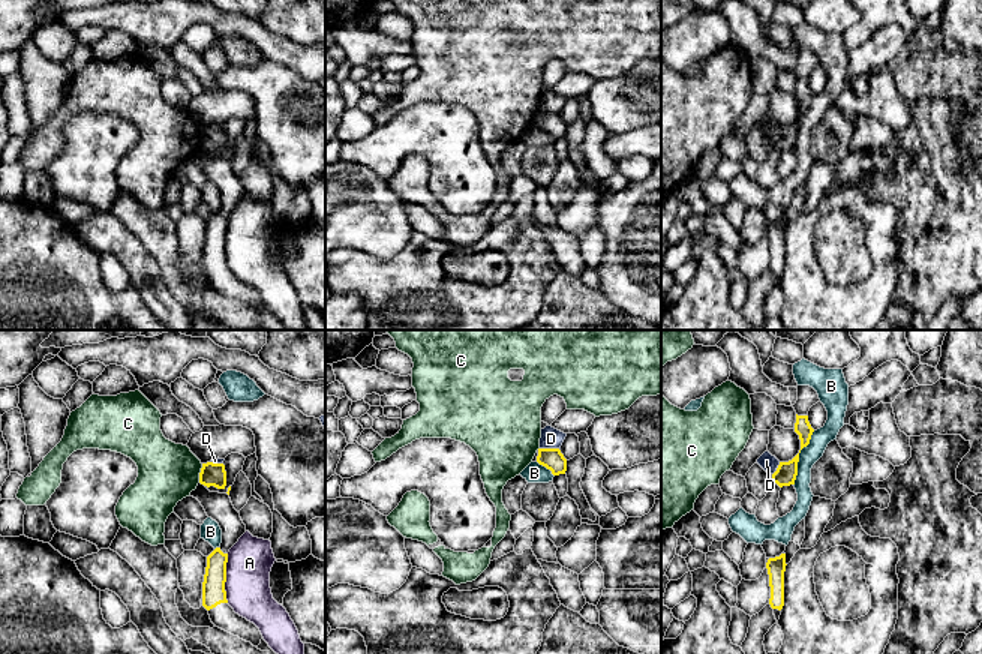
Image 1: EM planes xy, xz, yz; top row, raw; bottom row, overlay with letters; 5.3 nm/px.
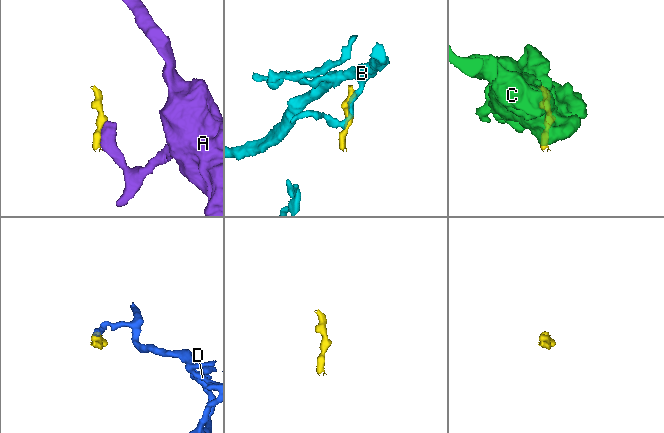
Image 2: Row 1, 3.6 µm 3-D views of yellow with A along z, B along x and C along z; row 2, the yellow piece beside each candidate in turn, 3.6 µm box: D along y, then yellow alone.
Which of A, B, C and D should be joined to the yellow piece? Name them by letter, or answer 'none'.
none

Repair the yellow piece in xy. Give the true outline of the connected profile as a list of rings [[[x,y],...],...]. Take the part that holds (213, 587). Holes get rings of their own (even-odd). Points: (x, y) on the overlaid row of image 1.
[[[216,548],[207,556],[202,582],[202,606],[208,610],[210,620],[216,627],[258,646],[262,639],[259,628],[235,614],[228,604],[225,591],[226,562],[228,554],[223,554],[220,548]]]

